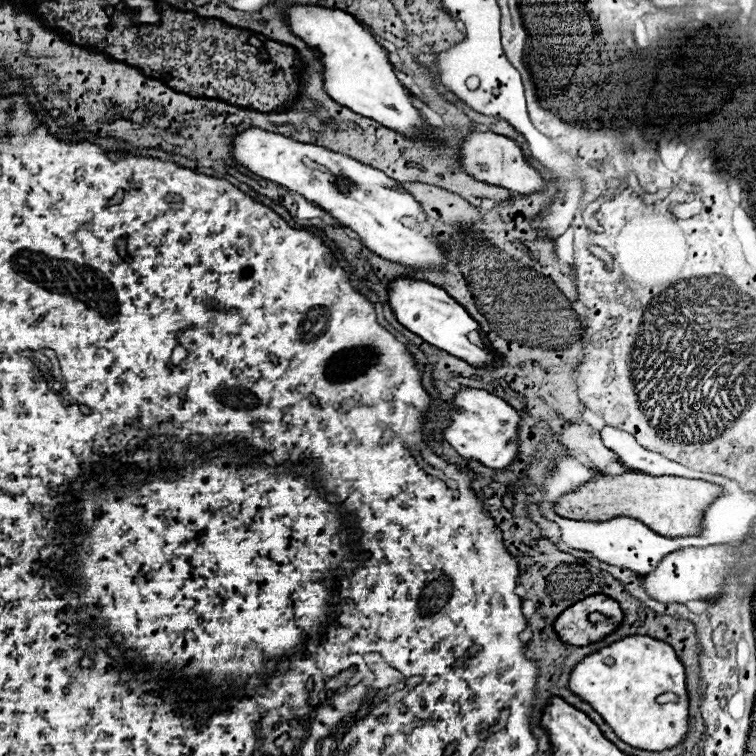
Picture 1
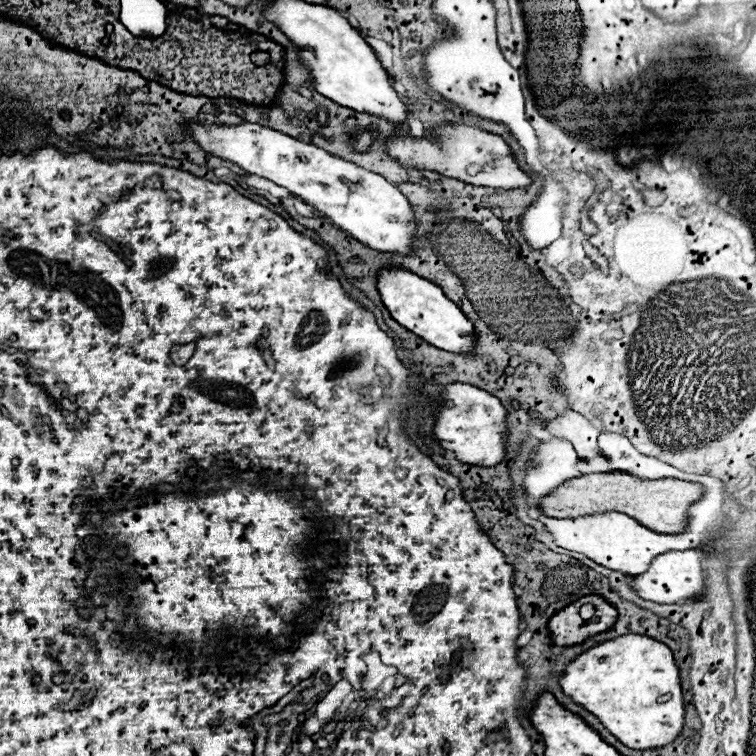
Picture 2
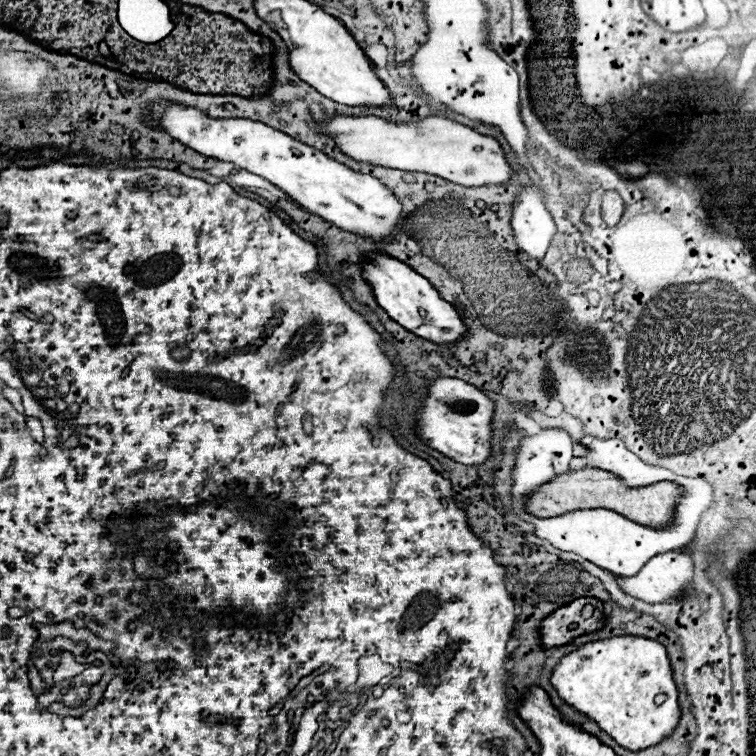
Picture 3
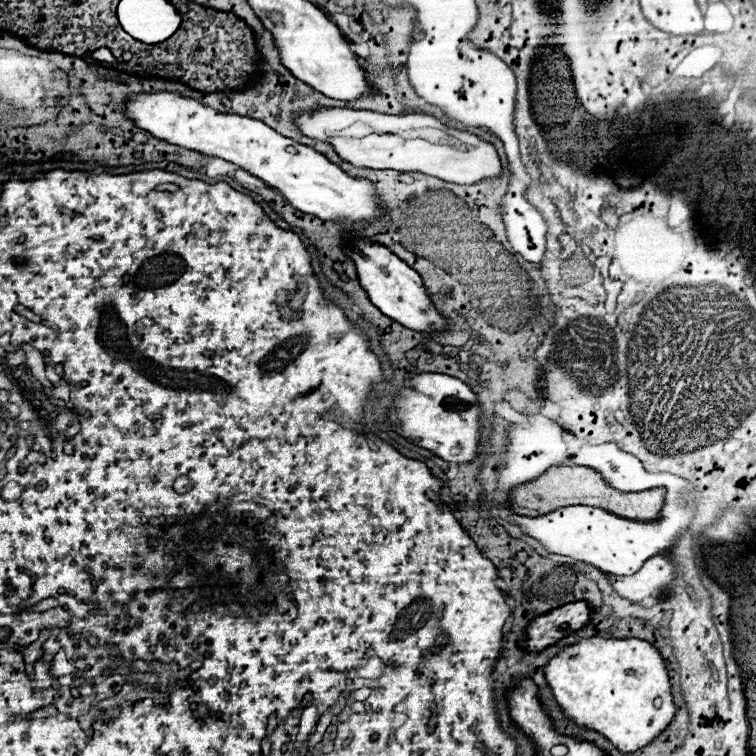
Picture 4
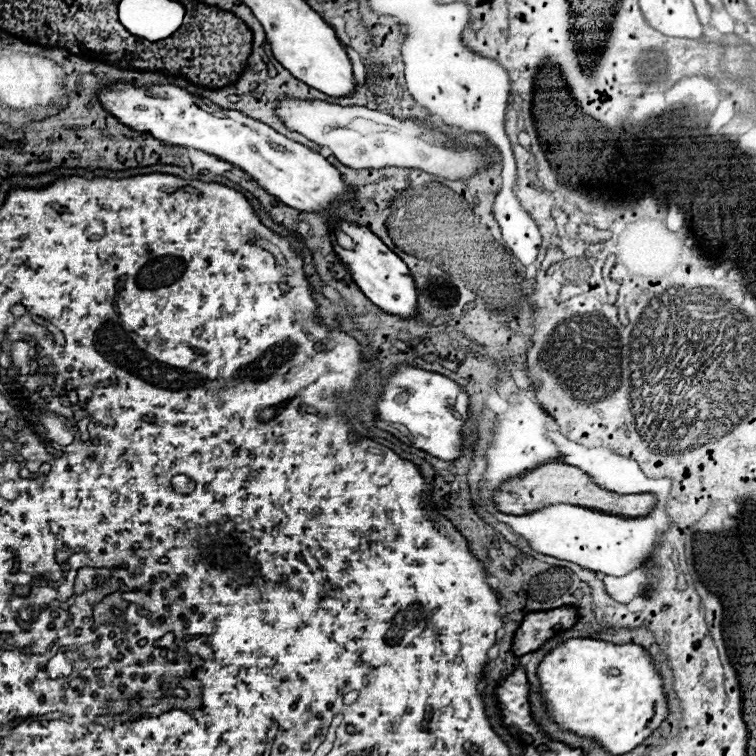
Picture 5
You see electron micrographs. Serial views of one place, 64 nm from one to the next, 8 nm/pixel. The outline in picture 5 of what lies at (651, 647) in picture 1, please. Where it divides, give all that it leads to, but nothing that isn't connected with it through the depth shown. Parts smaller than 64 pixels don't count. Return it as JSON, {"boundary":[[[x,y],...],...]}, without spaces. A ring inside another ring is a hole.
{"boundary":[[[572,638],[556,646],[538,666],[538,678],[542,686],[542,696],[548,704],[554,720],[578,736],[588,736],[598,740],[610,754],[626,754],[640,746],[660,724],[668,718],[668,698],[662,688],[662,676],[658,668],[640,644],[610,644],[594,638]]]}

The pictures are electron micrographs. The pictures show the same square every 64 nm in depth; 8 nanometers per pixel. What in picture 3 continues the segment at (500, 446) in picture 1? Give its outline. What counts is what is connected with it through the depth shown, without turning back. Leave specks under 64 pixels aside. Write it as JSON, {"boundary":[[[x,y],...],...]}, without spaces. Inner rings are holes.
{"boundary":[[[436,378],[428,384],[428,390],[428,398],[416,414],[418,436],[460,464],[474,466],[488,462],[492,456],[492,418],[496,404],[482,390],[458,378]]]}

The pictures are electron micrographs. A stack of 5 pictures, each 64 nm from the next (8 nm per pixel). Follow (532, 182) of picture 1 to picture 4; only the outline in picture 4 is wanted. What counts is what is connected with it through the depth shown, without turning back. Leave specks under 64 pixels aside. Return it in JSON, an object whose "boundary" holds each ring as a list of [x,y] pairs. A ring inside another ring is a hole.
{"boundary":[[[322,108],[318,112],[298,116],[298,126],[306,132],[306,136],[332,144],[342,160],[362,168],[422,172],[444,182],[466,186],[478,184],[486,178],[498,178],[502,174],[502,162],[494,144],[484,142],[466,130],[450,128],[430,114],[388,116],[370,110]]]}

